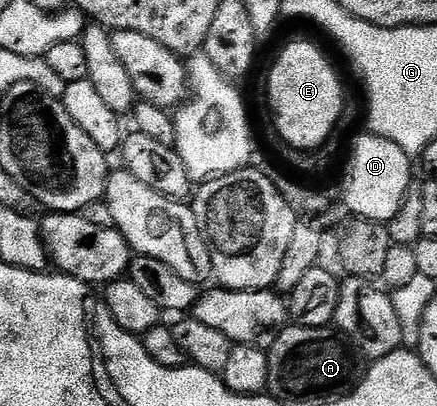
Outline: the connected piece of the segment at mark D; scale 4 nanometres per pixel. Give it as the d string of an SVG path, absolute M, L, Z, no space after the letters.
M363 132L363 137L354 141L354 146L349 146L350 162L346 165L346 174L342 177L342 201L346 204L346 213L355 217L363 217L369 221L388 223L396 211L400 211L402 201L406 198L406 192L412 188L410 181L411 154L405 153L396 143L392 143L387 137L377 137L375 133Z

